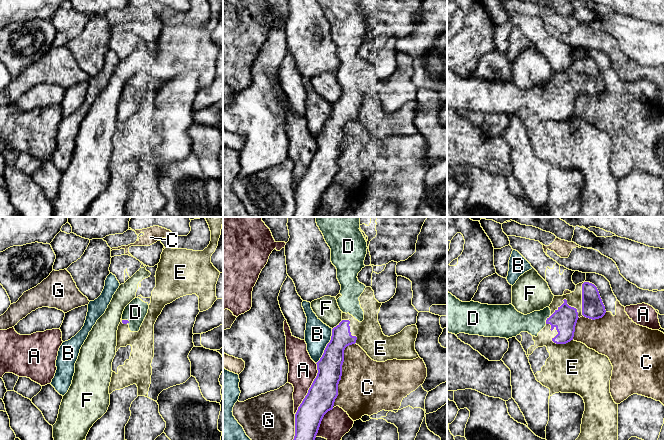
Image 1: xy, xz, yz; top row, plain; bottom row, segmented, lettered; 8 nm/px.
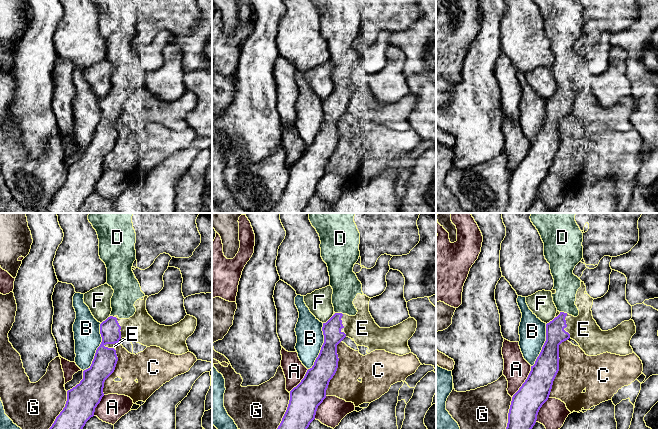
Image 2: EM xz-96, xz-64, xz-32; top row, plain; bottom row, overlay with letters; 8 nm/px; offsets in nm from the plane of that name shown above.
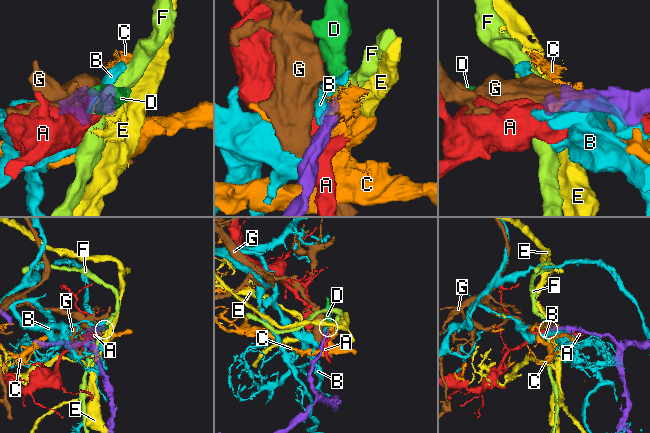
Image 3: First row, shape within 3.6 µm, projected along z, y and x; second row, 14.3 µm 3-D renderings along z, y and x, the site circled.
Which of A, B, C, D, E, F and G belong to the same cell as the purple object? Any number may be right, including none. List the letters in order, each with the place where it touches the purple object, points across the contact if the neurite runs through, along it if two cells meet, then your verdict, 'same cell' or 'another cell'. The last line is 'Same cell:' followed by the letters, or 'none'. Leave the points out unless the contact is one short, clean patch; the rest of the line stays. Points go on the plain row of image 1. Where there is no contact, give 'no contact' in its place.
A: xz (309, 165) | another cell
B: xz (326, 122) | another cell
C: xz (341, 149) | another cell
D: yz (546, 96) | across yz (565, 94), (546, 96), (515, 98) | same cell
E: yz (552, 115) | another cell
F: xz (337, 101) | along xz (342, 96), (332, 105) | another cell
G: xz (295, 203) | another cell
Same cell: D

